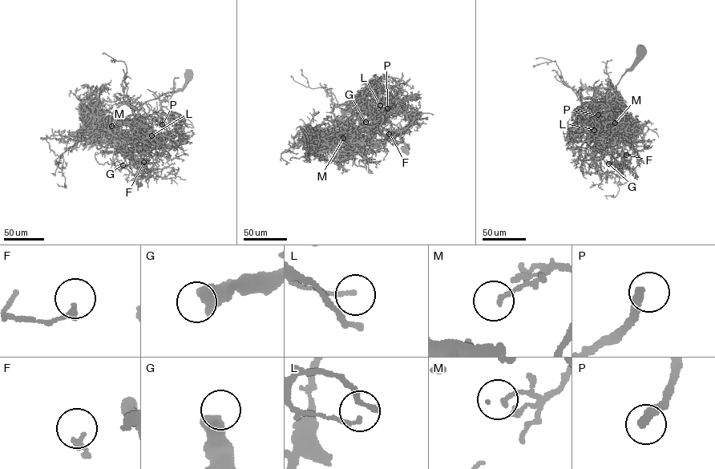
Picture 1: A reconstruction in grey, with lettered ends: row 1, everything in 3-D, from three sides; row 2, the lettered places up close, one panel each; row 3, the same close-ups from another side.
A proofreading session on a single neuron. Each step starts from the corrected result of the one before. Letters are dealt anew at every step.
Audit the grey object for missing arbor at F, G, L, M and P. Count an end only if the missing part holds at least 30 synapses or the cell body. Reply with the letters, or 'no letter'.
G, P

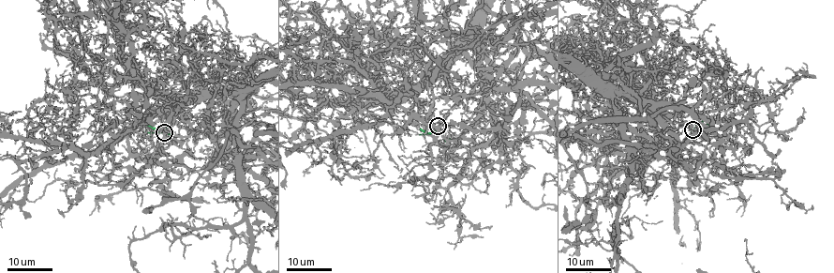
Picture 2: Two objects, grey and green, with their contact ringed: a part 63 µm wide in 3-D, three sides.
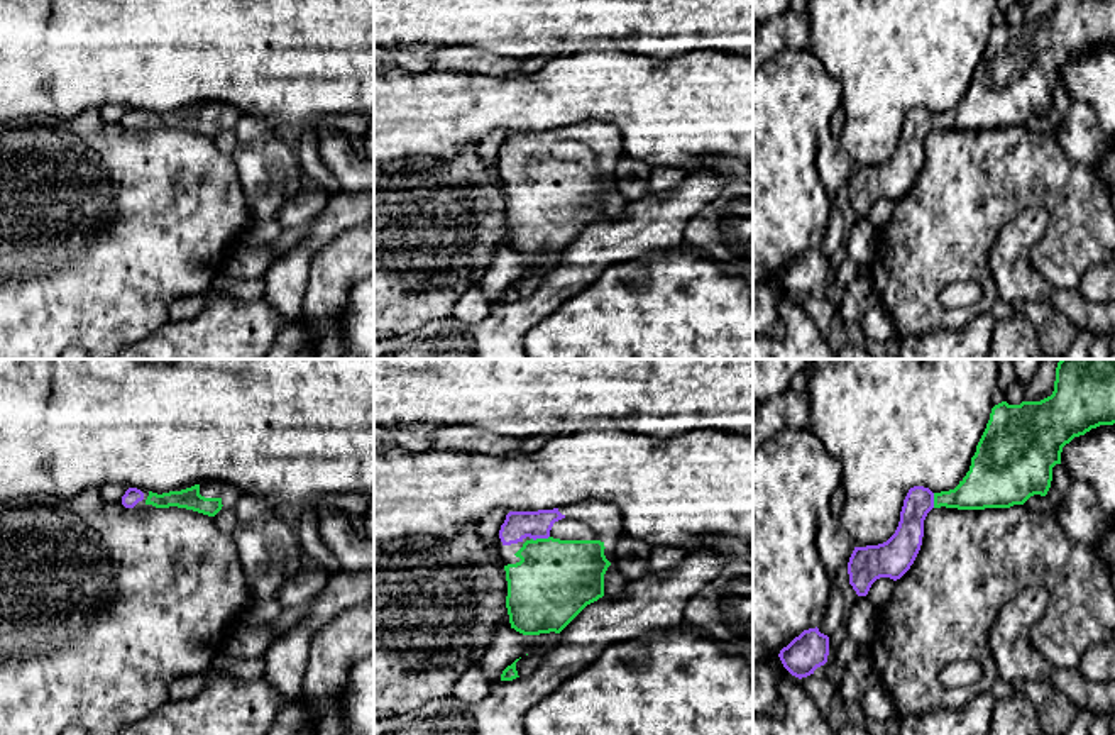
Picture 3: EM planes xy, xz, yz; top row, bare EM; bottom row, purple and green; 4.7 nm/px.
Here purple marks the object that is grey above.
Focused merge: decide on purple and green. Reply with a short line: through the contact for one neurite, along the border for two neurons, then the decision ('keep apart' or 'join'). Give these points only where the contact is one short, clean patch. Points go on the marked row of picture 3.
line xz (518, 525), (528, 525), (540, 537), (542, 556), (555, 580); join

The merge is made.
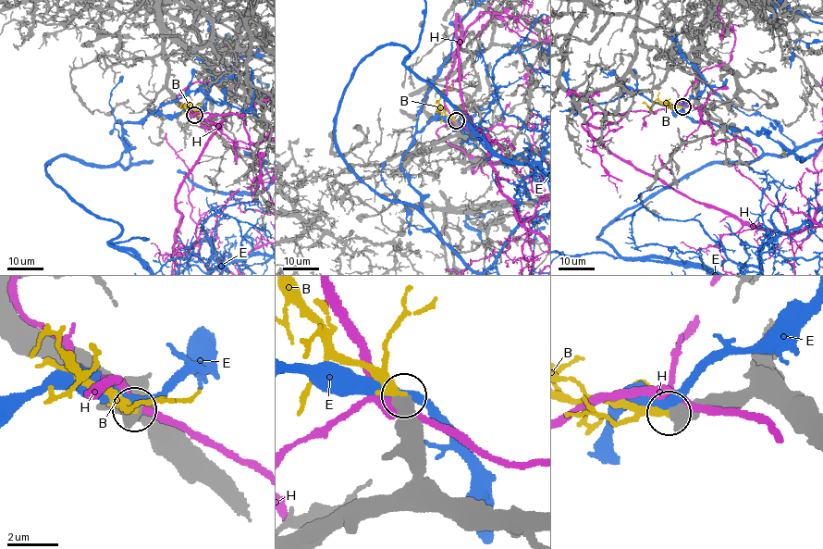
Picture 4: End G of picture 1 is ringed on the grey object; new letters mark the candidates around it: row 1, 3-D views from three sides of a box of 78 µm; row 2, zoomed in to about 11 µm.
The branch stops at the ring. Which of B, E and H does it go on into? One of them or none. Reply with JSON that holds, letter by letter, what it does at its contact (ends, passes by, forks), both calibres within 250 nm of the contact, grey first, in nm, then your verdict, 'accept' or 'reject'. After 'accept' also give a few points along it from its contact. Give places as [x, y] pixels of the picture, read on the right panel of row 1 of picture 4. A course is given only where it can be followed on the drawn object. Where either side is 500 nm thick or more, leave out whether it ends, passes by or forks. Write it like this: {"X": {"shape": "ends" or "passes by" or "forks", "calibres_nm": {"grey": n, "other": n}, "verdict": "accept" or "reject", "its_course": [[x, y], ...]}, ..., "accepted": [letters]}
{"B": {"calibres_nm": {"grey": 650, "other": 360}, "verdict": "accept", "its_course": [[682, 106], [656, 100], [651, 106], [642, 103]]}, "E": {"calibres_nm": {"grey": 650, "other": 320}, "verdict": "reject"}, "H": {"calibres_nm": {"grey": 800, "other": 420}, "verdict": "reject"}, "accepted": ["B"]}

